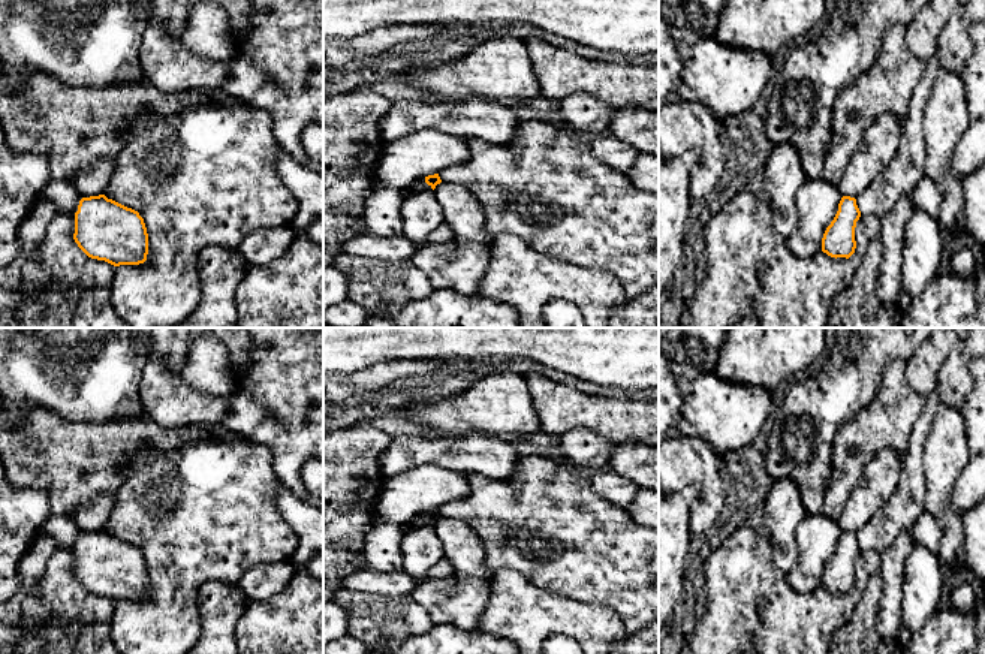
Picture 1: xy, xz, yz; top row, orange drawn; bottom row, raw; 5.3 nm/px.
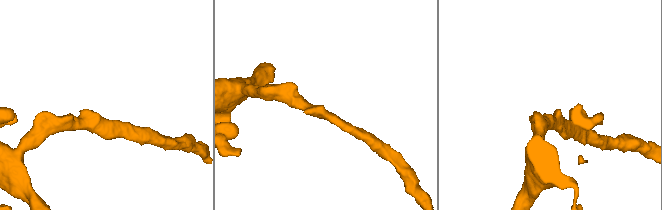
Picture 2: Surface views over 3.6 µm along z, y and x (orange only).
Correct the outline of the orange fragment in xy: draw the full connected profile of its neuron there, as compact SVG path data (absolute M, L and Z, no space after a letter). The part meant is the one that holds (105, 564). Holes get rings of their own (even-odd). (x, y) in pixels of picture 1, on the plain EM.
M105 530L79 536L73 575L88 593L114 602L144 599L148 590L144 554Z

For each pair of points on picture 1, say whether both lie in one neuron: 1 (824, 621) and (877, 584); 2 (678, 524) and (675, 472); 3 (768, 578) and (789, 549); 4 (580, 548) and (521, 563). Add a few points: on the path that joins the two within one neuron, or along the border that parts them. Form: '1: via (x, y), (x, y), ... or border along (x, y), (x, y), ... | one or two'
1: border along (857, 600), (852, 617), (837, 630) | two
2: border along (674, 490), (678, 491) | two
3: border along (767, 538), (771, 546), (771, 561), (785, 573) | two
4: via (565, 548), (536, 548) | one

